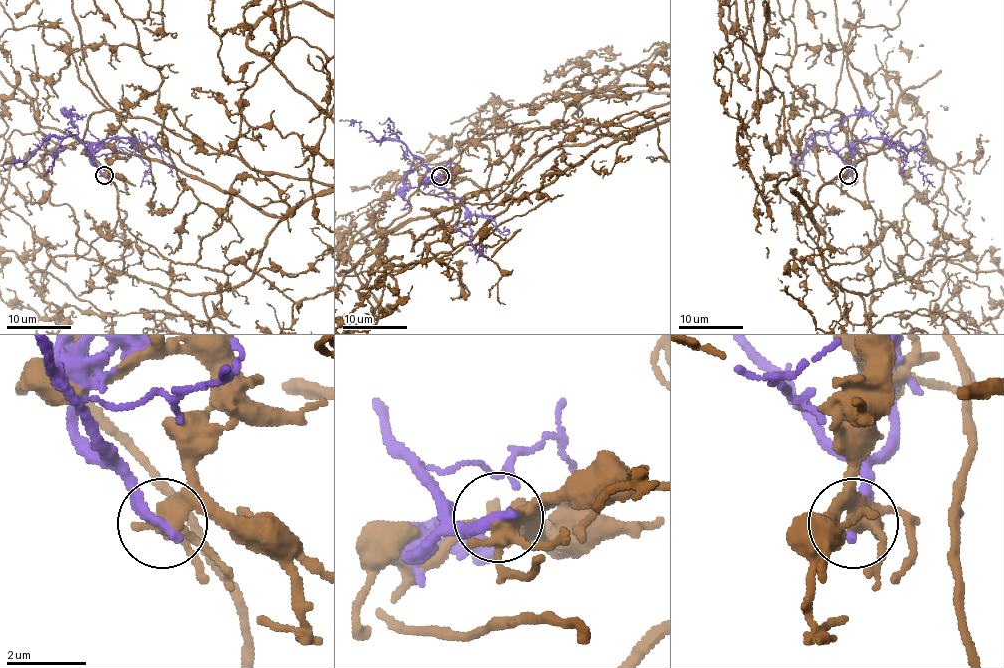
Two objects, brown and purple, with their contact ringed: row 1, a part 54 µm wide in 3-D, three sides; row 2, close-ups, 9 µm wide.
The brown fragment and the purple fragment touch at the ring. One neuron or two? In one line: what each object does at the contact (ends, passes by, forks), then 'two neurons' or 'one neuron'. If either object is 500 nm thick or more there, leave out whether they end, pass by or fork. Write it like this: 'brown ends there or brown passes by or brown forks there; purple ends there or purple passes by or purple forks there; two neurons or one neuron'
brown forks there; purple ends there; two neurons

